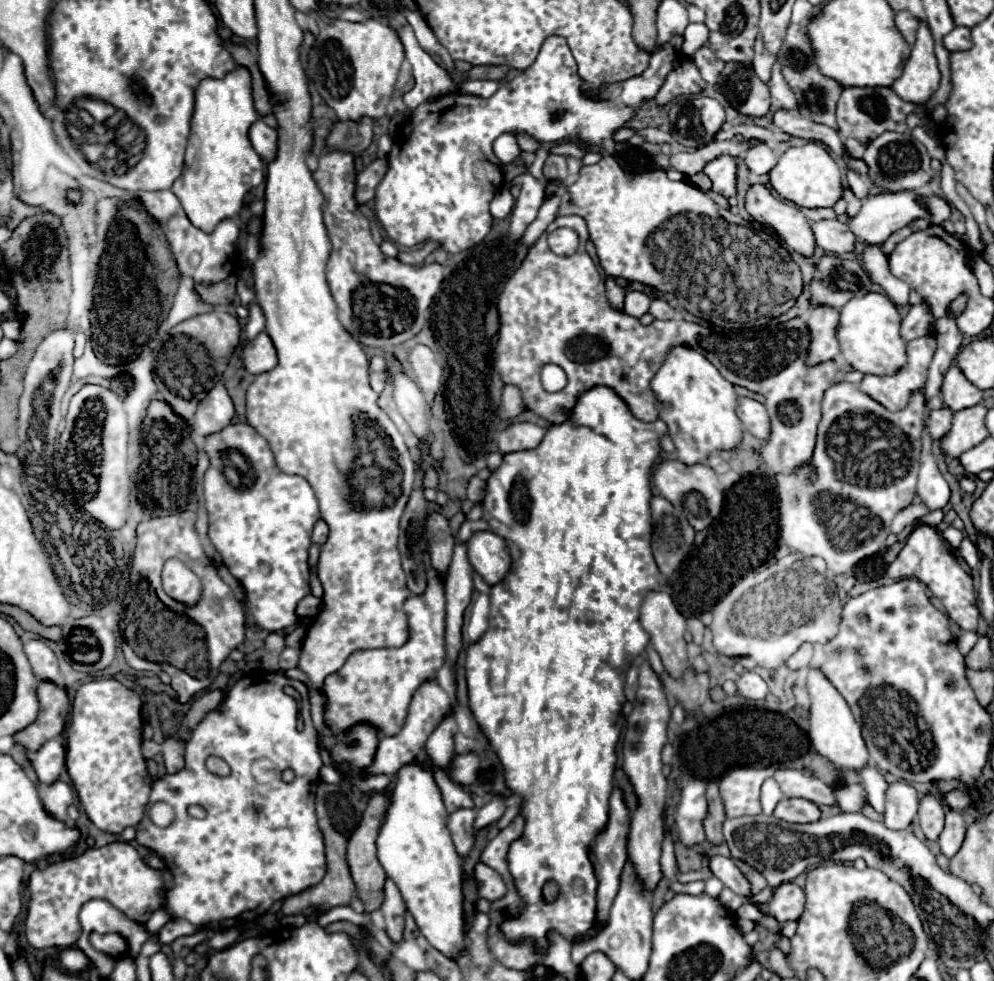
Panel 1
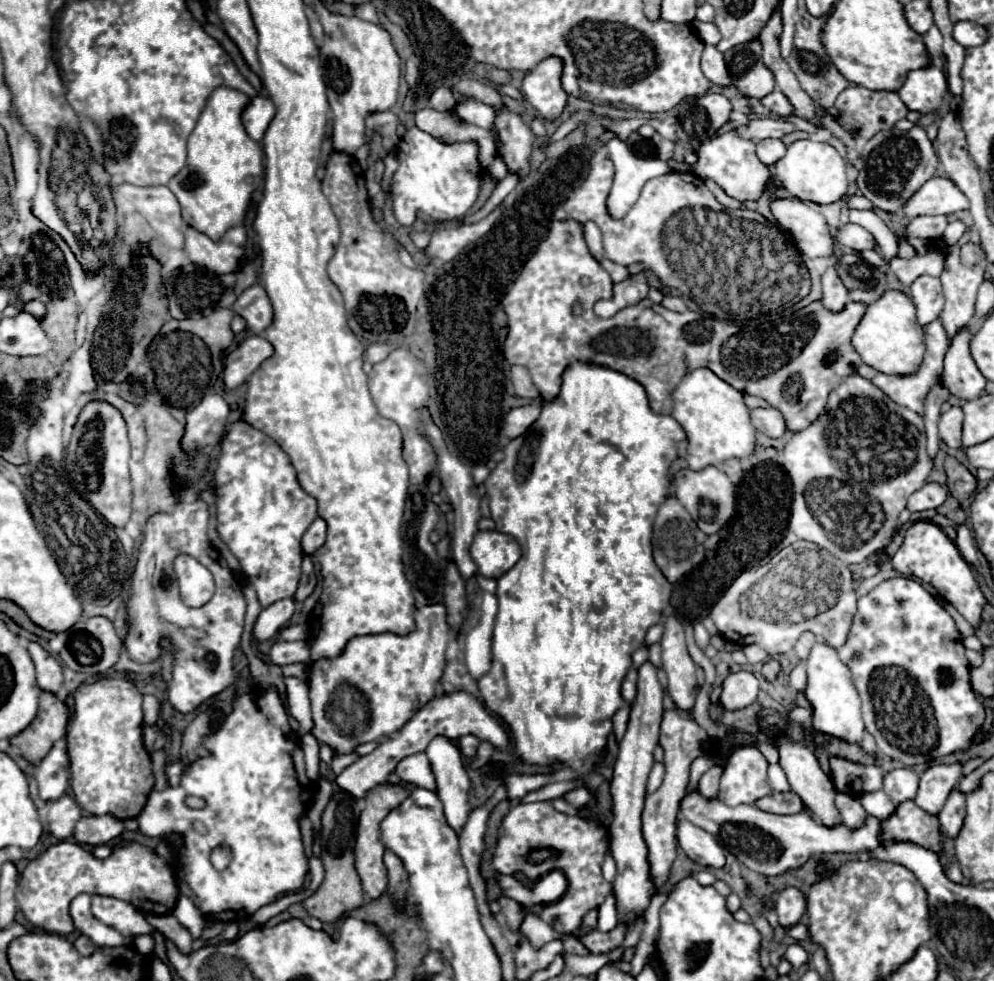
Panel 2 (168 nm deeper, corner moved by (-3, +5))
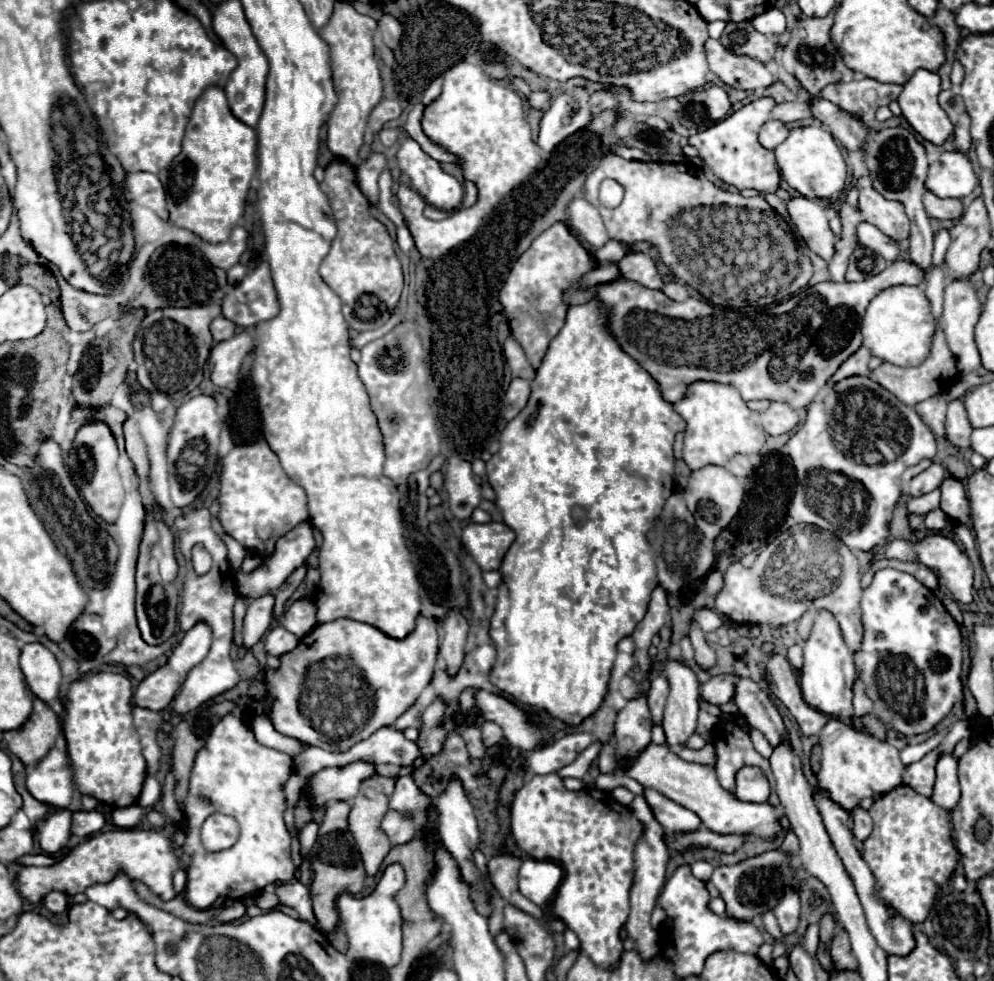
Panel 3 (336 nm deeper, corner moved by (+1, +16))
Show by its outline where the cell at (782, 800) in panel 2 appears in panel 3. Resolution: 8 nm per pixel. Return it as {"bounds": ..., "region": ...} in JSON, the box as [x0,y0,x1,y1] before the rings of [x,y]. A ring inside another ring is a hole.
{"bounds":[735,766,771,802],"region":[[[745,766],[737,774],[735,796],[745,802],[769,802],[771,788],[765,774],[755,766]]]}

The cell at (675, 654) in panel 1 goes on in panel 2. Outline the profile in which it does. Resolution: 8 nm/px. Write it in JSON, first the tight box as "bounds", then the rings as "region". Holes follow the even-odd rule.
{"bounds":[661,617,697,711],"region":[[[665,617],[665,633],[661,639],[663,669],[667,671],[667,693],[677,709],[691,711],[697,697],[695,663],[691,661],[685,645],[683,625],[675,617]]]}

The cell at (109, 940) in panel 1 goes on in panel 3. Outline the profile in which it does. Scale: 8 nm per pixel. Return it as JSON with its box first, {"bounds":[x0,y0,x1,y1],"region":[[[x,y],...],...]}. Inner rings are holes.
{"bounds":[43,892,69,914],"region":[[[51,892],[47,894],[45,902],[43,902],[51,912],[59,914],[59,912],[65,912],[69,906],[67,906],[67,894],[65,892]]]}

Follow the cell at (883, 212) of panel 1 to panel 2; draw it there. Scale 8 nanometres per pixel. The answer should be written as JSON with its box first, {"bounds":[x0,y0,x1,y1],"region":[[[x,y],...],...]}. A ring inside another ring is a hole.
{"bounds":[903,177,969,219],"region":[[[931,177],[903,207],[907,219],[919,215],[951,215],[969,209],[969,201],[955,181],[947,177]]]}

